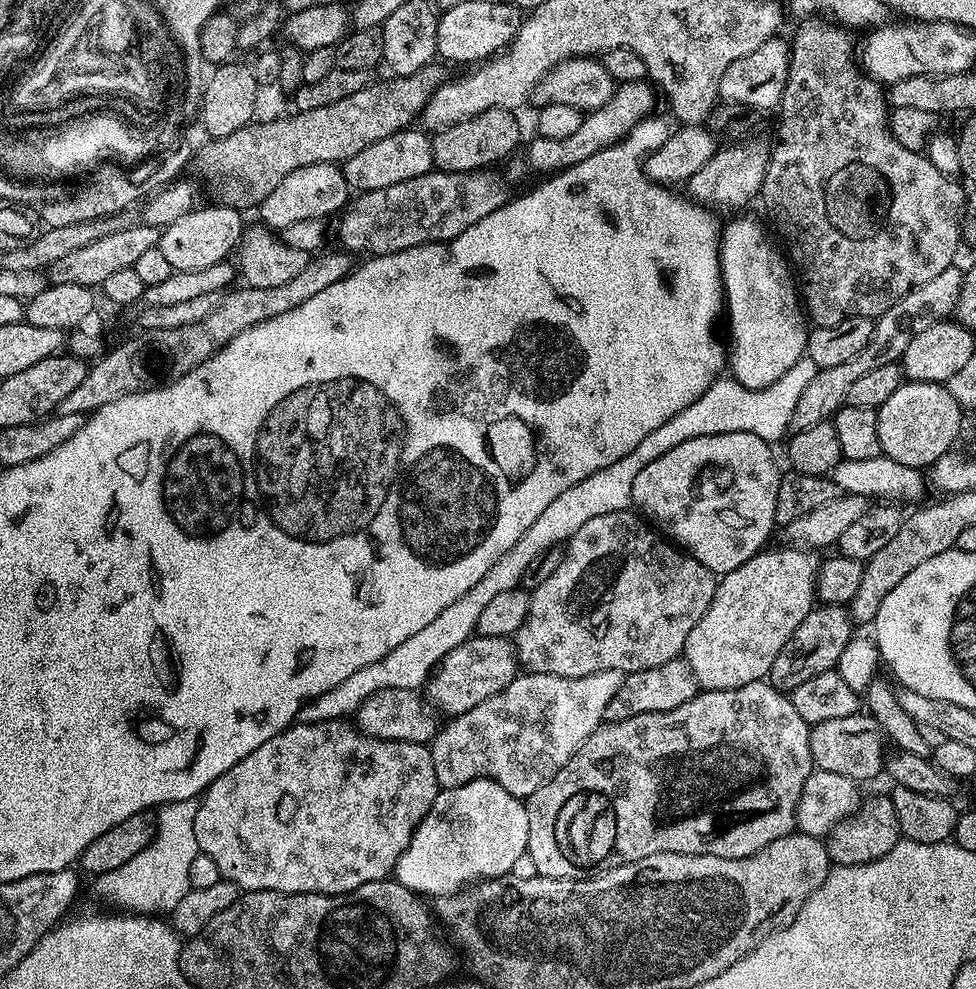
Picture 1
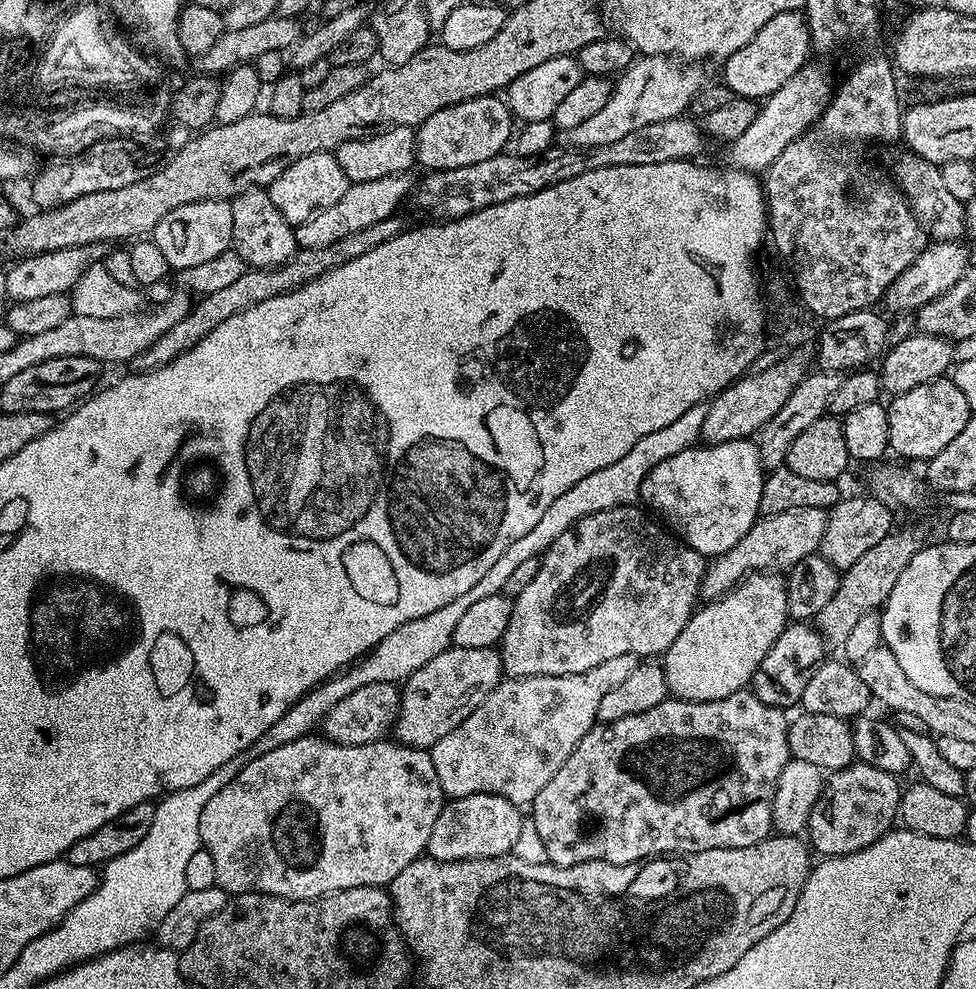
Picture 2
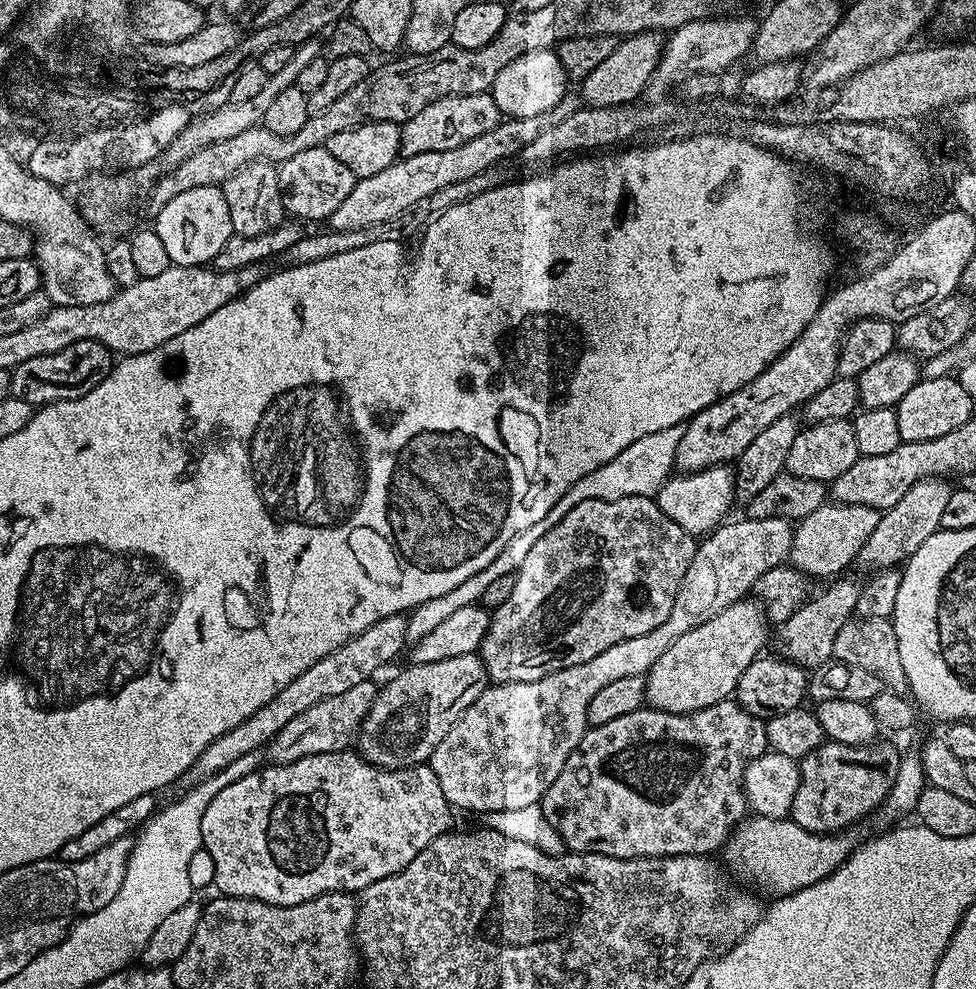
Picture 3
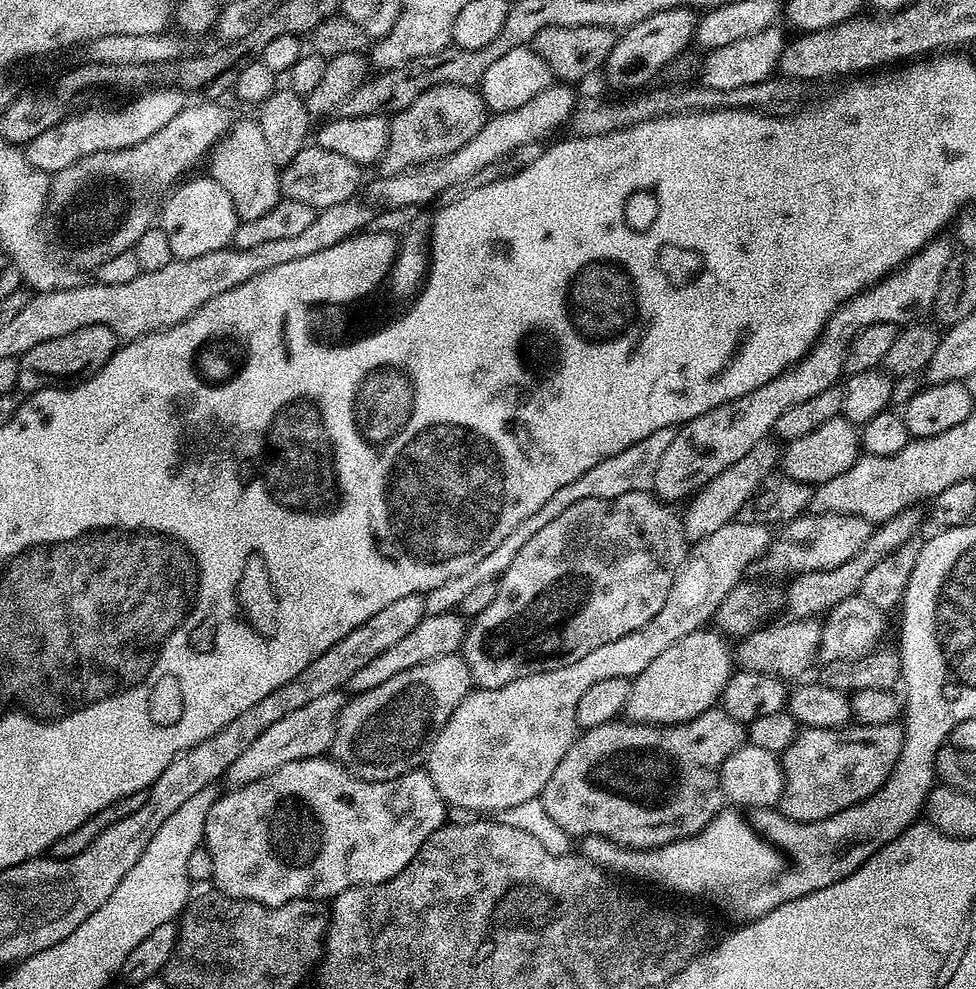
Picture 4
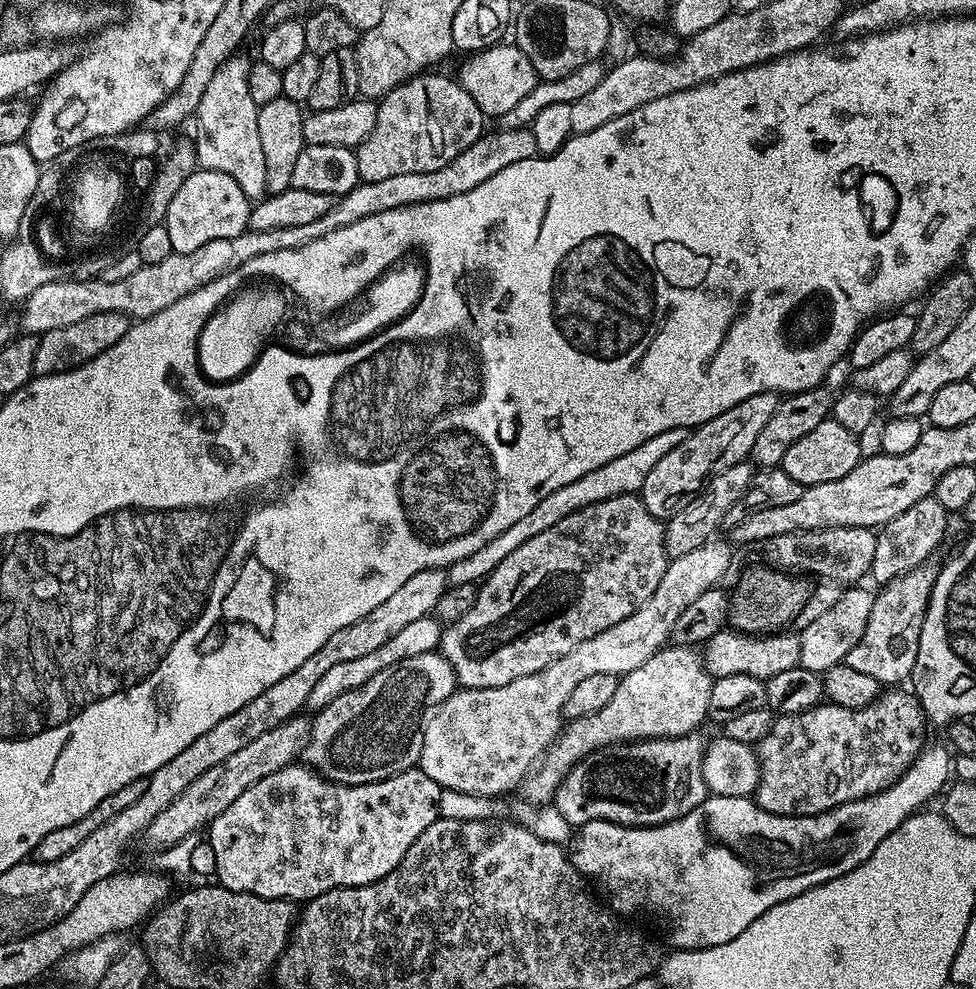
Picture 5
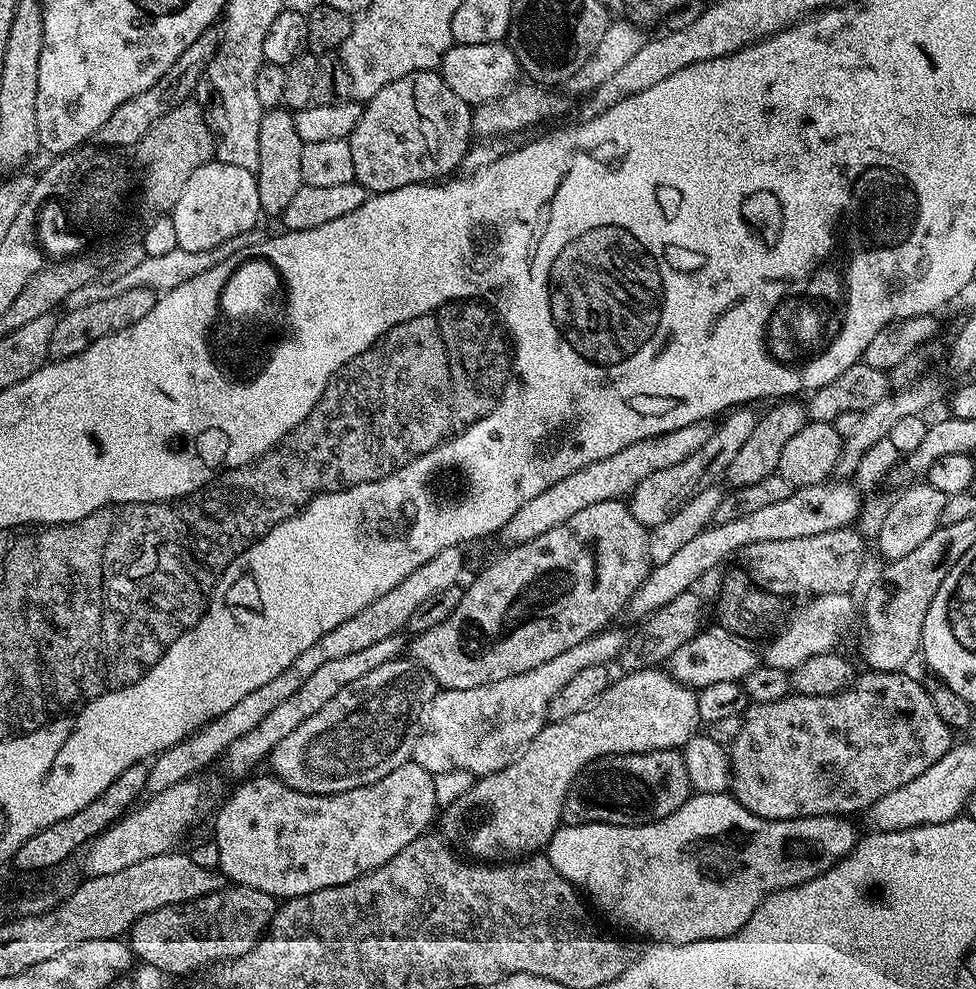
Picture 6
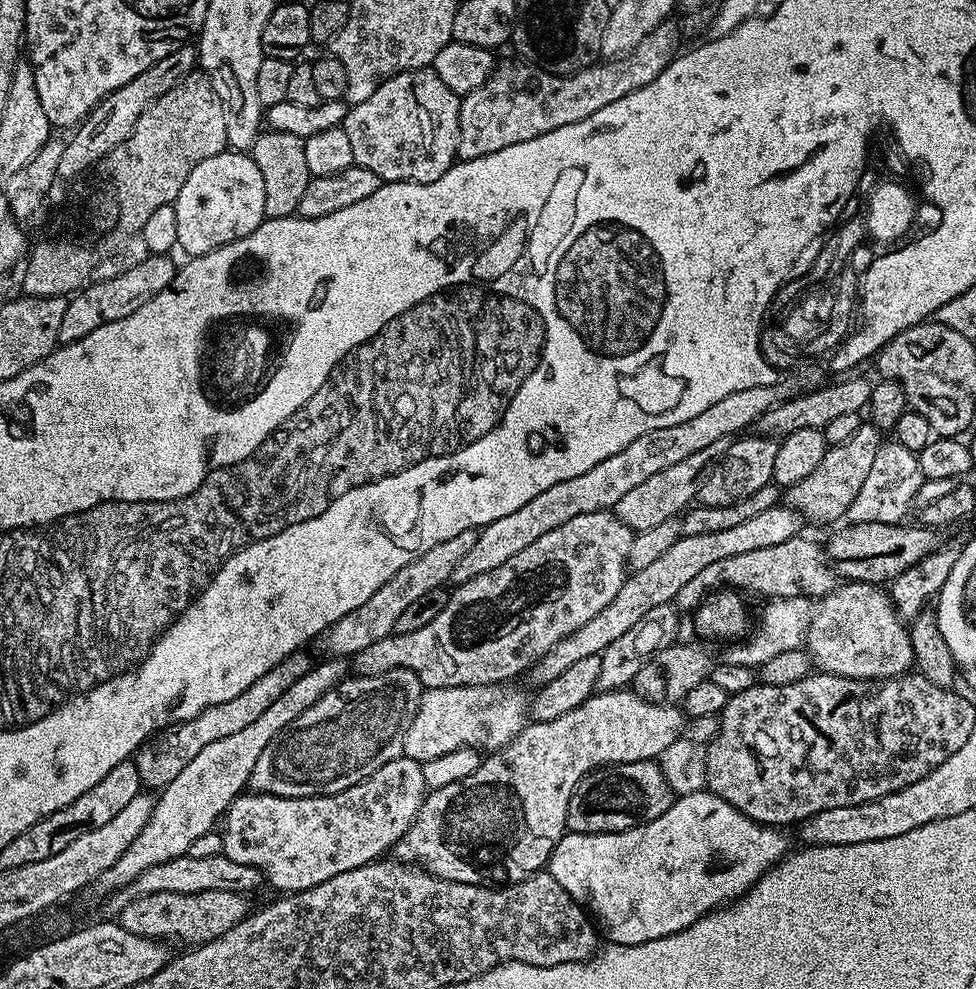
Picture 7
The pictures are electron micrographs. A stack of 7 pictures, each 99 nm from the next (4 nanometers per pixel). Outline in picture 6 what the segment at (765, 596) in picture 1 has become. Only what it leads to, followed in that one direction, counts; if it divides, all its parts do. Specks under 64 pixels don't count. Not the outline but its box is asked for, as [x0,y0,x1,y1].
[444,666,702,862]

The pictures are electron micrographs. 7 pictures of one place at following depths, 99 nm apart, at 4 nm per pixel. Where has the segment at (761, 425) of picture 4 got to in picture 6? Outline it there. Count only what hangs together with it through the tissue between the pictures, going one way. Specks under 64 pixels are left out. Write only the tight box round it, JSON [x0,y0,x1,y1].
[630,406,758,530]

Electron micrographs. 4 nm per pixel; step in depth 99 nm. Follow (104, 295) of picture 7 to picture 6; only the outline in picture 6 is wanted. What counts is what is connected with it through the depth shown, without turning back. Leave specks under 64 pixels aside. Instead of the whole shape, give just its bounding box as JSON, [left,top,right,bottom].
[48,288,158,360]

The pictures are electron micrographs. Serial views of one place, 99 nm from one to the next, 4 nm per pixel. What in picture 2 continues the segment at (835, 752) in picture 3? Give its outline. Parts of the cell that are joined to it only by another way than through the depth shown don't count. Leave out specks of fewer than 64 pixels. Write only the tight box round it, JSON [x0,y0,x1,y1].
[806,762,901,857]

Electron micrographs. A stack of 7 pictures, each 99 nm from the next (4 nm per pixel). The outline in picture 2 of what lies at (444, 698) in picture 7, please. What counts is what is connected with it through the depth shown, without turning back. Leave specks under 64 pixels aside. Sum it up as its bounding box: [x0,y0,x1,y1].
[430,508,828,806]

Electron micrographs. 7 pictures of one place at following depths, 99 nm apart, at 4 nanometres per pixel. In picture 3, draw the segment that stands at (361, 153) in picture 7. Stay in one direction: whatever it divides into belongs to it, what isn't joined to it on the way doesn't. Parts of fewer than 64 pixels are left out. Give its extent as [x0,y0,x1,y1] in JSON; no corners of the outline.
[400,91,502,156]

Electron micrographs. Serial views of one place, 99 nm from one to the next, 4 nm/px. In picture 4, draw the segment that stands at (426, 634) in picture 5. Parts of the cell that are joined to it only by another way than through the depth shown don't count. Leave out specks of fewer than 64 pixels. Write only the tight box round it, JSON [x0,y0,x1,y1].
[346,610,468,693]

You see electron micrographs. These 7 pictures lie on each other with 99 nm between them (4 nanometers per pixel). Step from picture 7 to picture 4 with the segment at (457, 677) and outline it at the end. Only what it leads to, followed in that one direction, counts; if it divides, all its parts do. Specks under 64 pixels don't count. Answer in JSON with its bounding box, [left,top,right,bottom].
[462,491,690,688]

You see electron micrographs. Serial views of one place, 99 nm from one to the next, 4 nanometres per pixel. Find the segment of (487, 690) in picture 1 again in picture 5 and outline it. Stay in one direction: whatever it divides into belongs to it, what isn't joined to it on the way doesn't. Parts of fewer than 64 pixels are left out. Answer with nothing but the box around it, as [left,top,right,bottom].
[302,651,457,784]

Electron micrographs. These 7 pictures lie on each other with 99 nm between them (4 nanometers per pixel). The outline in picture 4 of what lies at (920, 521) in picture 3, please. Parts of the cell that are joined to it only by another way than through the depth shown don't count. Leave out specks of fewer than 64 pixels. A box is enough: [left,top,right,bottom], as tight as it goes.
[785,509,920,620]

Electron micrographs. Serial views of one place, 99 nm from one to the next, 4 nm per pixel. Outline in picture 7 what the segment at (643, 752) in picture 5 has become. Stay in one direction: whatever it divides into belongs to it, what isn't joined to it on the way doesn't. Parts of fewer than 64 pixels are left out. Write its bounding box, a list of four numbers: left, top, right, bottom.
[568,760,674,832]

